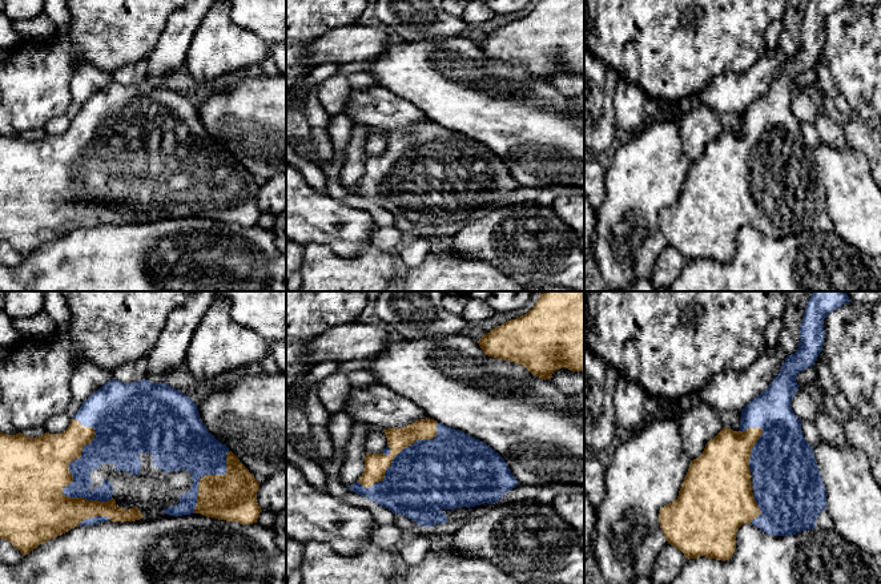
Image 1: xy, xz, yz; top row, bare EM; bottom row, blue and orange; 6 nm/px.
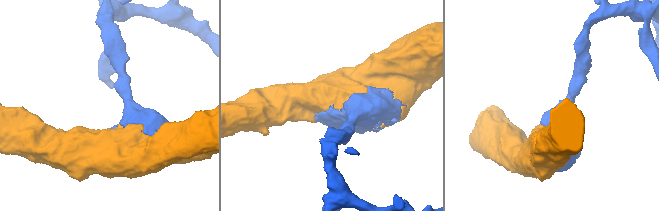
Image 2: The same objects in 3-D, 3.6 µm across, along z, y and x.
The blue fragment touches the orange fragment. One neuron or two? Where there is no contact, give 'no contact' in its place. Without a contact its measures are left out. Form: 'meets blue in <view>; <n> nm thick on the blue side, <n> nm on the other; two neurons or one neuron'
meets blue in xy; 180 nm thick on the blue side, 400 nm on the other; one neuron

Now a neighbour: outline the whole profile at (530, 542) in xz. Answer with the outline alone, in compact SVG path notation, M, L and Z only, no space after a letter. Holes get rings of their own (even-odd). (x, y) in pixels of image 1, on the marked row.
M524 499L496 503L482 516L463 523L452 535L454 551L492 563L520 584L584 584L584 551L579 531L566 523L551 504Z

